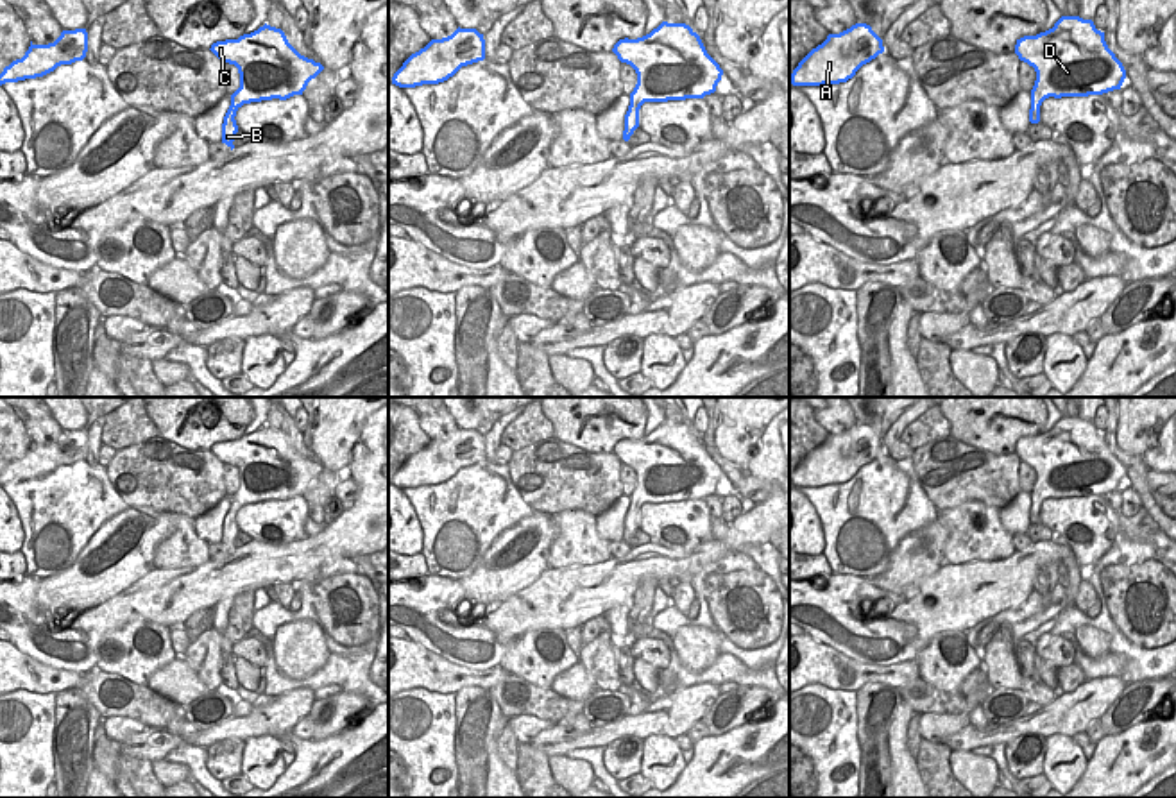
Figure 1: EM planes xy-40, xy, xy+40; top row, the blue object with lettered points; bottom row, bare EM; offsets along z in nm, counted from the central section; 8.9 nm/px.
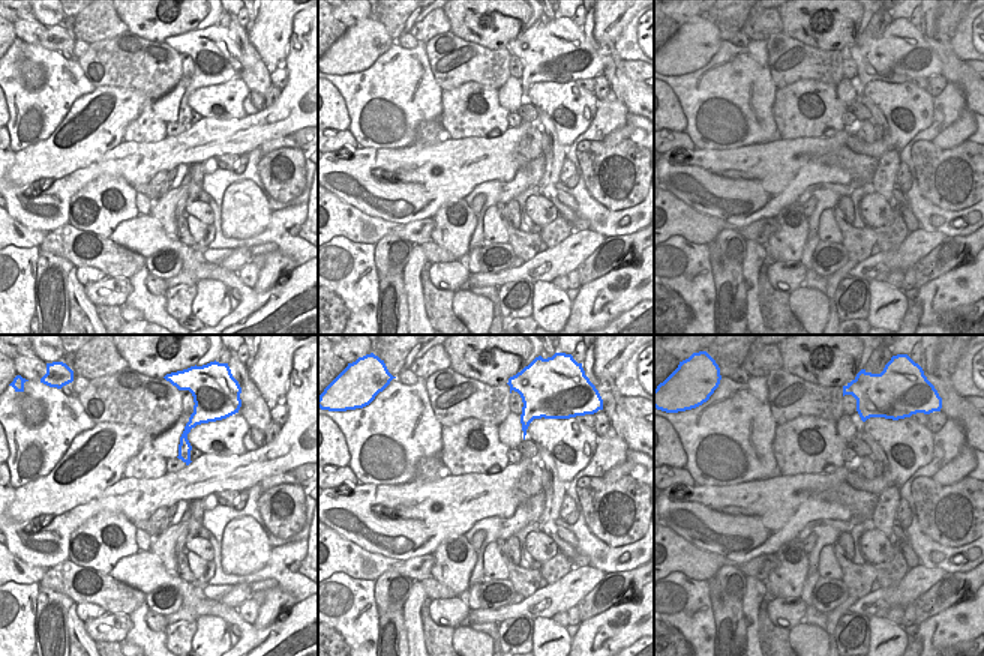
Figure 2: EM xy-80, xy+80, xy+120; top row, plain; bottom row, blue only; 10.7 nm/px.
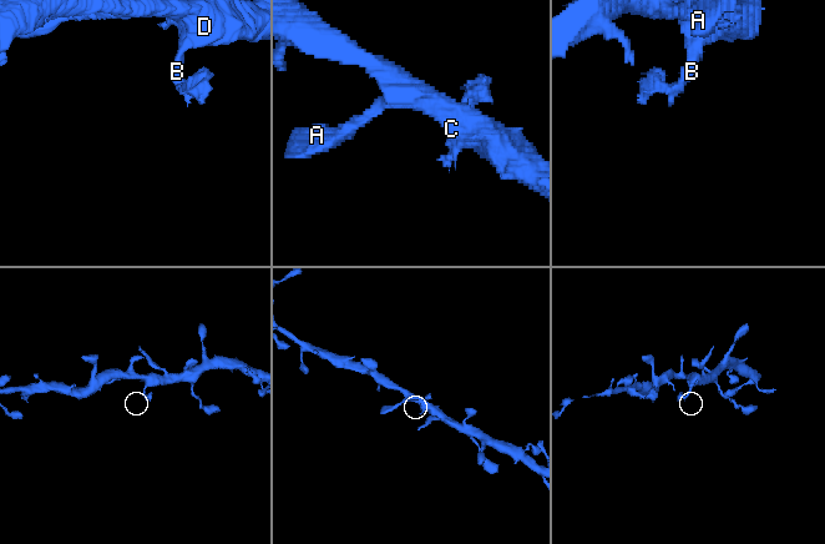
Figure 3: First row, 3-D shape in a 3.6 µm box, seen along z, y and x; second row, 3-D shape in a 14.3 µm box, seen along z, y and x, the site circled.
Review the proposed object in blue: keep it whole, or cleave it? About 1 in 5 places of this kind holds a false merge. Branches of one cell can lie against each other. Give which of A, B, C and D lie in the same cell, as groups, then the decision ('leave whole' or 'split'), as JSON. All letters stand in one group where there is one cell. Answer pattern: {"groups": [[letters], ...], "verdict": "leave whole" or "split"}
{"groups": [["A", "B", "C", "D"]], "verdict": "leave whole"}

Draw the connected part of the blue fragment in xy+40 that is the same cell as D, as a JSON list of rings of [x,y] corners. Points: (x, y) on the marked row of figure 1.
[[[1061,16],[1052,29],[1017,39],[1015,54],[1036,72],[1029,122],[1040,122],[1040,106],[1054,97],[1088,97],[1121,89],[1126,70],[1092,20]]]

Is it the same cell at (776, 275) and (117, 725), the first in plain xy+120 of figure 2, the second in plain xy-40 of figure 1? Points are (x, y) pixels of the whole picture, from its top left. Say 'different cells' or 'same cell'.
same cell

